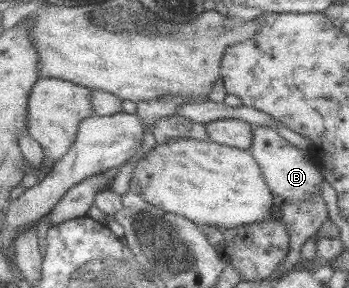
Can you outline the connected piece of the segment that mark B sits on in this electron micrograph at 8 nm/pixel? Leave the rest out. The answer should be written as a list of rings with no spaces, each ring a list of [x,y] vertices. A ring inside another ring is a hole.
[[[255,126],[252,128],[252,144],[249,150],[273,197],[279,203],[299,204],[320,195],[321,181],[324,179],[321,169],[313,162],[307,149],[292,146],[269,126]]]

